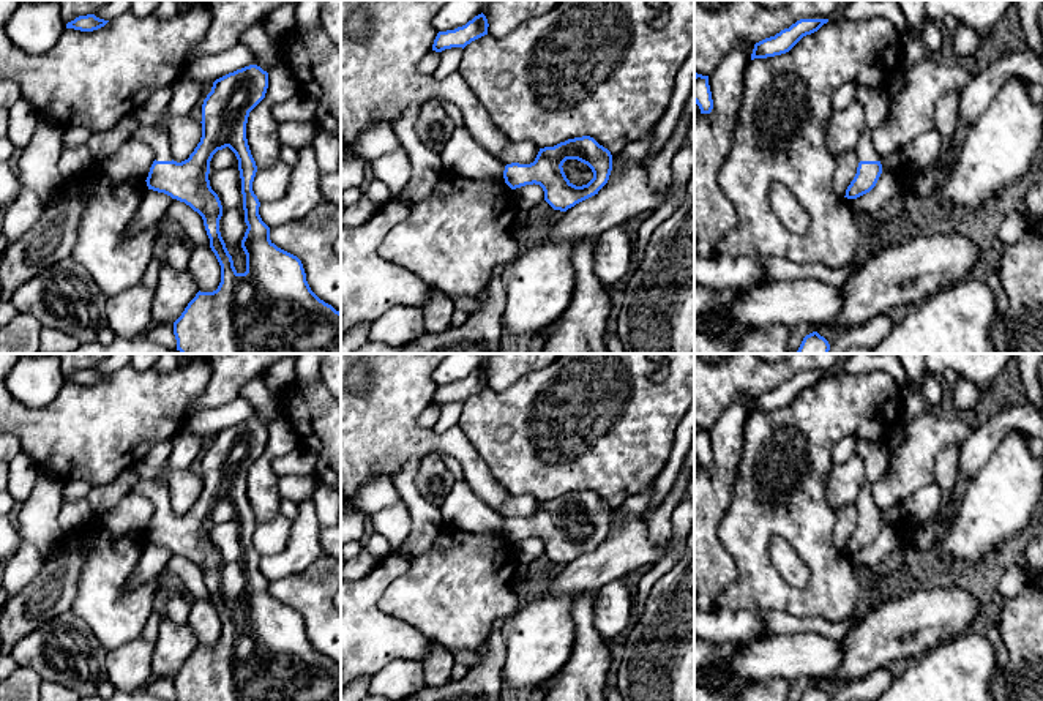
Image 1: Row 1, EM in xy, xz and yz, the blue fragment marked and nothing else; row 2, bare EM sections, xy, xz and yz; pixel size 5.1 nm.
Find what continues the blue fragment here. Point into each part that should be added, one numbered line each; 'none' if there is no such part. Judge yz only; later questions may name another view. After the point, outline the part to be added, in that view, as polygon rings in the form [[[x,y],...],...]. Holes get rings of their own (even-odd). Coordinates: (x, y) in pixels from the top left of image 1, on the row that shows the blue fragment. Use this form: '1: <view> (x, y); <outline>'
1: yz (865, 152); [[[866,129],[862,141],[858,142],[855,148],[858,161],[880,161],[880,156],[873,148],[869,134],[871,133]]]

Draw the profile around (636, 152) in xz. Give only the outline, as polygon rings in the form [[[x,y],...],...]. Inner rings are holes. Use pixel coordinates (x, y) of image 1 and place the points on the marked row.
[[[653,131],[647,136],[628,144],[622,152],[612,156],[612,172],[617,172],[622,166],[628,163],[641,163],[644,161],[652,150],[653,144]]]

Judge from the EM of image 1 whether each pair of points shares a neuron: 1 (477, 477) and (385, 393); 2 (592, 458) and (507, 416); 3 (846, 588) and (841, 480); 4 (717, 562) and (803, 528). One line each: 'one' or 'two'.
1: one
2: one
3: two
4: two

